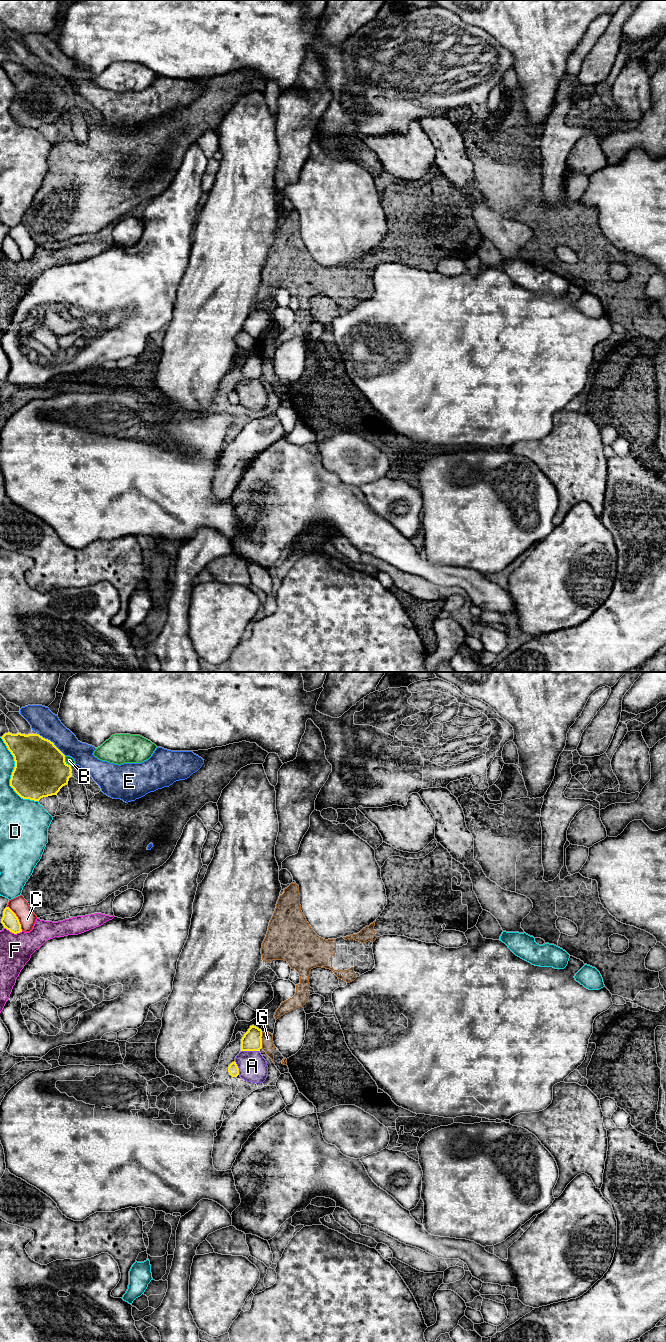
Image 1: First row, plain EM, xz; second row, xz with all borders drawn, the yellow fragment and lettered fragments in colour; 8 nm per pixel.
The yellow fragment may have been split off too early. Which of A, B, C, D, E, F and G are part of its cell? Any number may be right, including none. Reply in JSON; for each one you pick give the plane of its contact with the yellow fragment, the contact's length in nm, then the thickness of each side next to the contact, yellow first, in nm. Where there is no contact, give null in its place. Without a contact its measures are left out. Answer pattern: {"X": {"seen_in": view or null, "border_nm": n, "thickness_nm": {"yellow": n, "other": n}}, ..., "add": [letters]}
{"add": []}

